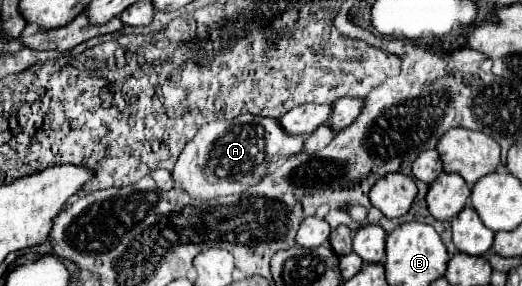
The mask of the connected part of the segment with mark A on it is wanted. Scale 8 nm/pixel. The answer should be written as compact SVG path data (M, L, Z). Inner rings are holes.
M341 97L333 105L315 105L315 103L299 105L291 111L287 111L279 119L285 133L283 133L283 129L279 129L277 119L263 119L263 117L255 117L255 115L239 115L233 121L205 123L197 131L197 135L185 145L173 171L171 173L165 169L153 171L151 177L159 189L171 189L173 181L175 181L175 187L179 187L181 191L185 191L187 195L197 197L197 199L213 199L213 197L221 197L221 195L243 193L261 181L261 177L265 175L265 171L271 163L297 155L301 149L305 149L307 153L315 153L315 151L323 149L325 145L329 145L333 131L337 133L343 127L347 127L359 115L361 105L363 105L363 99L353 99L353 97ZM287 133L299 135L299 137L289 137ZM307 133L311 133L311 135L305 141ZM303 141L305 141L305 147L303 147Z

